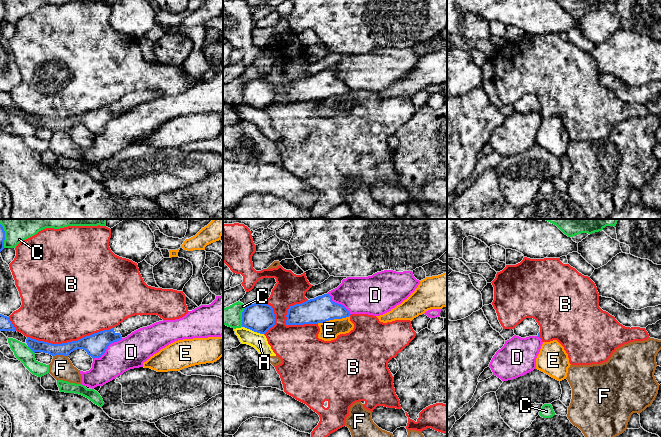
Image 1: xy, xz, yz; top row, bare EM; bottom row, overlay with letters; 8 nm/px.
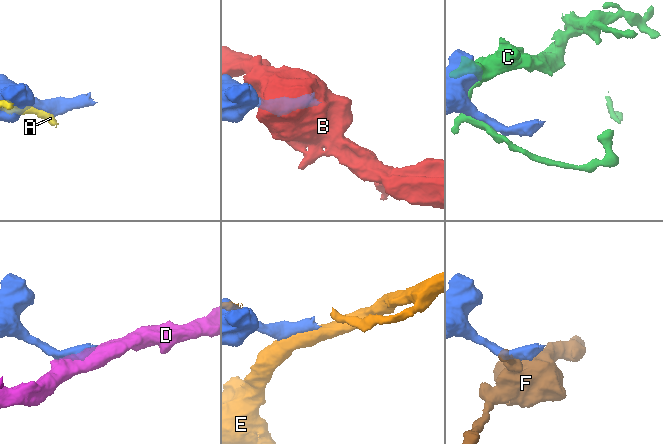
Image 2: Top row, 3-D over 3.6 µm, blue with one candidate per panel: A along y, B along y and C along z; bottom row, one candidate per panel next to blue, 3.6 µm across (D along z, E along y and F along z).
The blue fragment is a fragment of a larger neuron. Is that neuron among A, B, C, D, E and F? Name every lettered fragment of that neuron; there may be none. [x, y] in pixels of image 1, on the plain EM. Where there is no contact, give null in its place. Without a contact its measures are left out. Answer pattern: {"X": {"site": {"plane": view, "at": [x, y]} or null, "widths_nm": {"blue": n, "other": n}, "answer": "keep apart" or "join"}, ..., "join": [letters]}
{"A": {"site": {"plane": "xz", "at": [254, 107]}, "widths_nm": {"blue": 240, "other": 130}, "answer": "keep apart"}, "B": {"site": {"plane": "xy", "at": [71, 117]}, "widths_nm": {"blue": 180, "other": 500}, "answer": "keep apart"}, "C": {"site": {"plane": "xz", "at": [242, 92]}, "widths_nm": {"blue": 240, "other": 170}, "answer": "keep apart"}, "D": {"site": {"plane": "xy", "at": [107, 123]}, "widths_nm": {"blue": 180, "other": 260}, "answer": "keep apart"}, "E": {"site": {"plane": "xz", "at": [333, 95]}, "widths_nm": {"blue": 200, "other": 160}, "answer": "keep apart"}, "F": {"site": {"plane": "xy", "at": [60, 130]}, "widths_nm": {"blue": 130, "other": 190}, "answer": "keep apart"}, "join": []}

